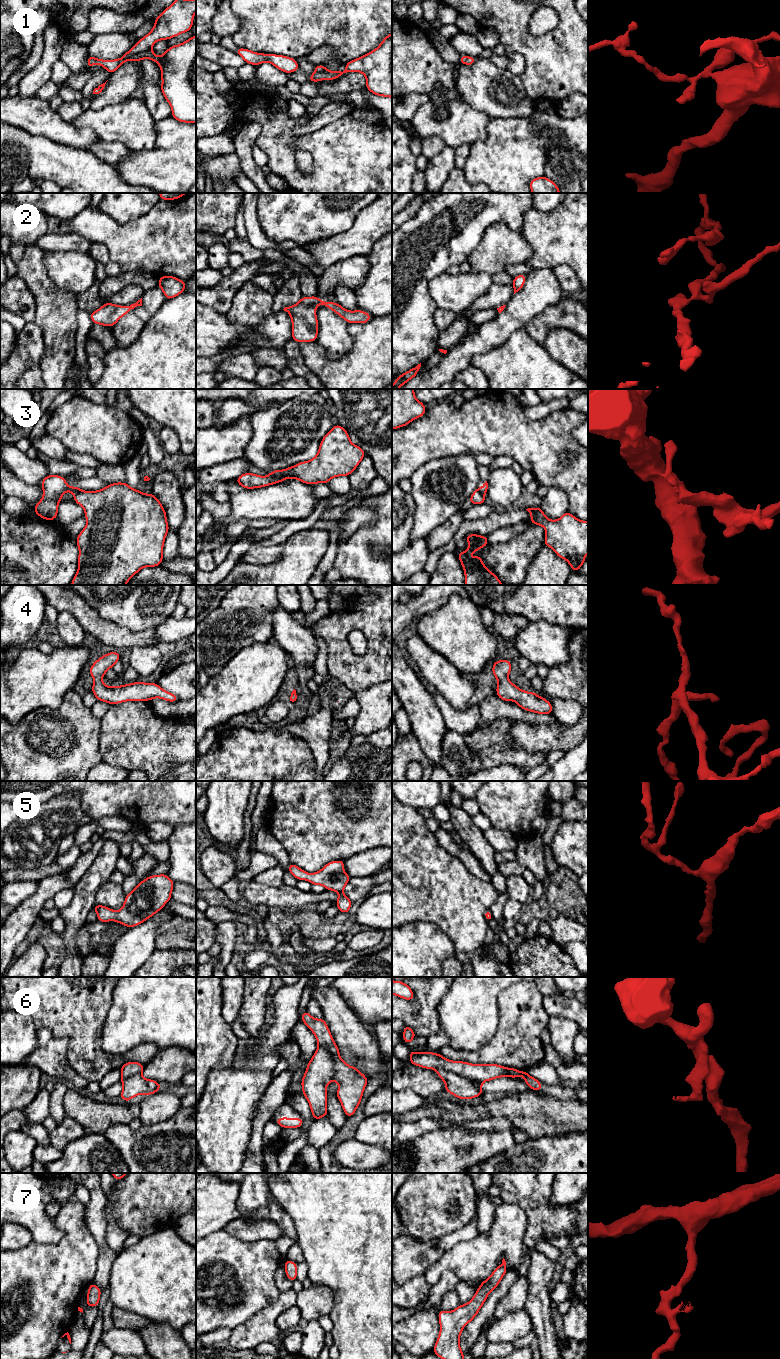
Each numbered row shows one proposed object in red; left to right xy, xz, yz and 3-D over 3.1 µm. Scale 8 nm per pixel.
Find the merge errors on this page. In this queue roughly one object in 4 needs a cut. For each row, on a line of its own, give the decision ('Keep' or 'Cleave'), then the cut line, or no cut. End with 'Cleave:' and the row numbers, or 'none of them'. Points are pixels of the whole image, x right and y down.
1: Keep. No split
2: Keep. No split
3: Cleave. Split along xz (269, 474), (277, 478)
4: Keep. No split
5: Keep. No split
6: Cleave. Split along yz (435, 1068), (448, 1070), (471, 1080), (481, 1082)
7: Keep. No split
Cleave: 3, 6

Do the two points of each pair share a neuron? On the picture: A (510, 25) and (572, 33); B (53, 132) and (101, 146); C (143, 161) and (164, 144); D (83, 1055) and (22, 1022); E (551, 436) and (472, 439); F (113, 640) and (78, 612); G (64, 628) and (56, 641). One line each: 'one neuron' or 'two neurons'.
A: one neuron
B: two neurons
C: one neuron
D: two neurons
E: one neuron
F: one neuron
G: two neurons

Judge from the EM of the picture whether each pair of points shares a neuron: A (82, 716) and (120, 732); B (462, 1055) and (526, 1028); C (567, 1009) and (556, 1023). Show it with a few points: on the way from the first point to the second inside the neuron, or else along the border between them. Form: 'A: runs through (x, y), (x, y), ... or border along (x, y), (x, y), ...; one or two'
A: border along (101, 720), (98, 747); two
B: runs through (478, 1056), (505, 1049), (510, 1044); one
C: border along (549, 1015), (568, 1018), (577, 1025); two

